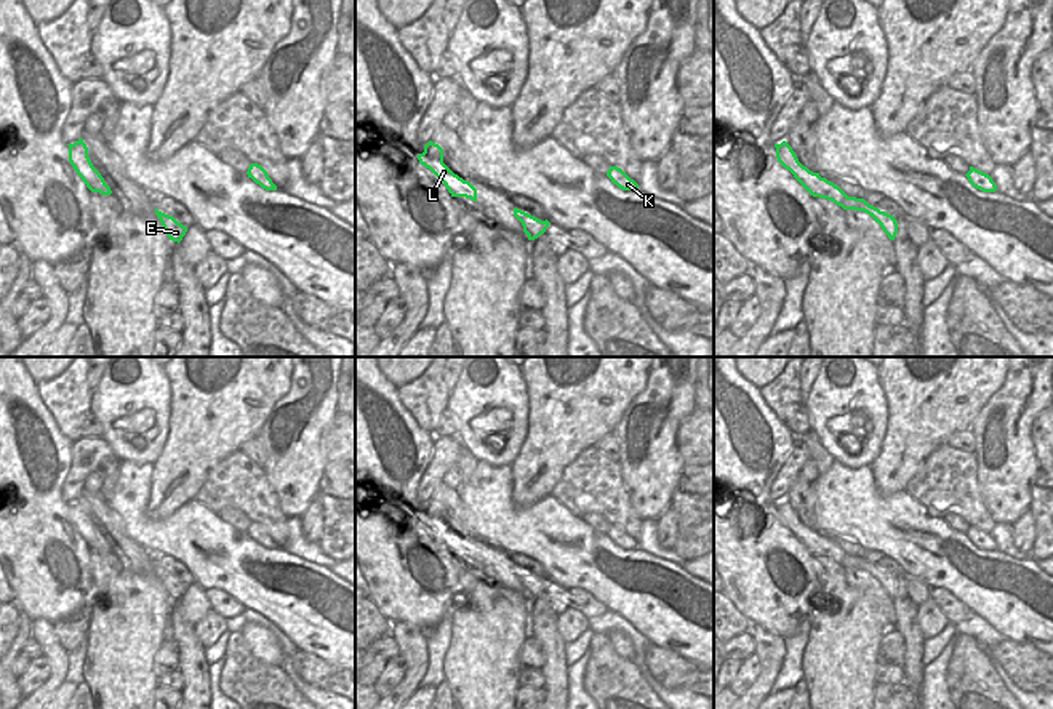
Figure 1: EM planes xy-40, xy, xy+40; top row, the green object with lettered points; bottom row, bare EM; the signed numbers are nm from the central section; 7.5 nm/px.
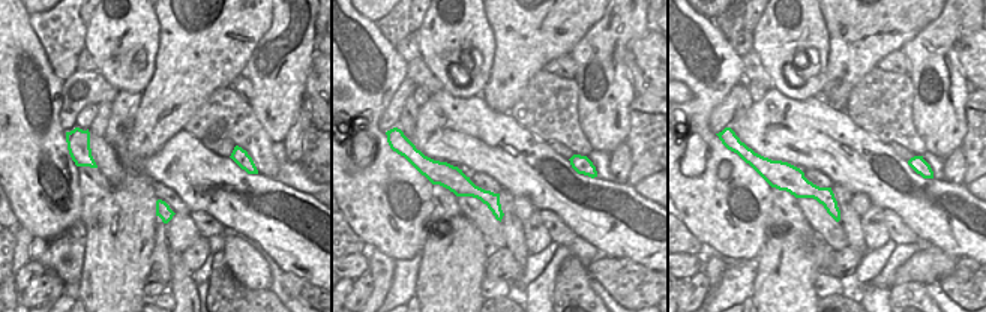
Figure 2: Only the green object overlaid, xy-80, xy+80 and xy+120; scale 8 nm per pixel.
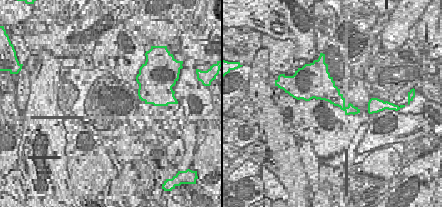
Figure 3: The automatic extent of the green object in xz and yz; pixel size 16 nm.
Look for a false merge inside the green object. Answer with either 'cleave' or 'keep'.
keep

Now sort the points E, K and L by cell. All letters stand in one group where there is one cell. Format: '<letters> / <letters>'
E K L

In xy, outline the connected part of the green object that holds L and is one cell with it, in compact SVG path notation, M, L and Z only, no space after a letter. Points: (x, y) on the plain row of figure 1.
M429 499L424 504L424 511L418 514L418 519L445 543L451 555L466 555L477 560L477 547L443 522L443 507L438 503Z

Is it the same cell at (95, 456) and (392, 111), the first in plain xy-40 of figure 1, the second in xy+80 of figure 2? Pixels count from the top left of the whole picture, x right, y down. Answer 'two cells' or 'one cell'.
one cell

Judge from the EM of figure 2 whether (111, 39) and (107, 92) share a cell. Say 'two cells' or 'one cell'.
two cells

